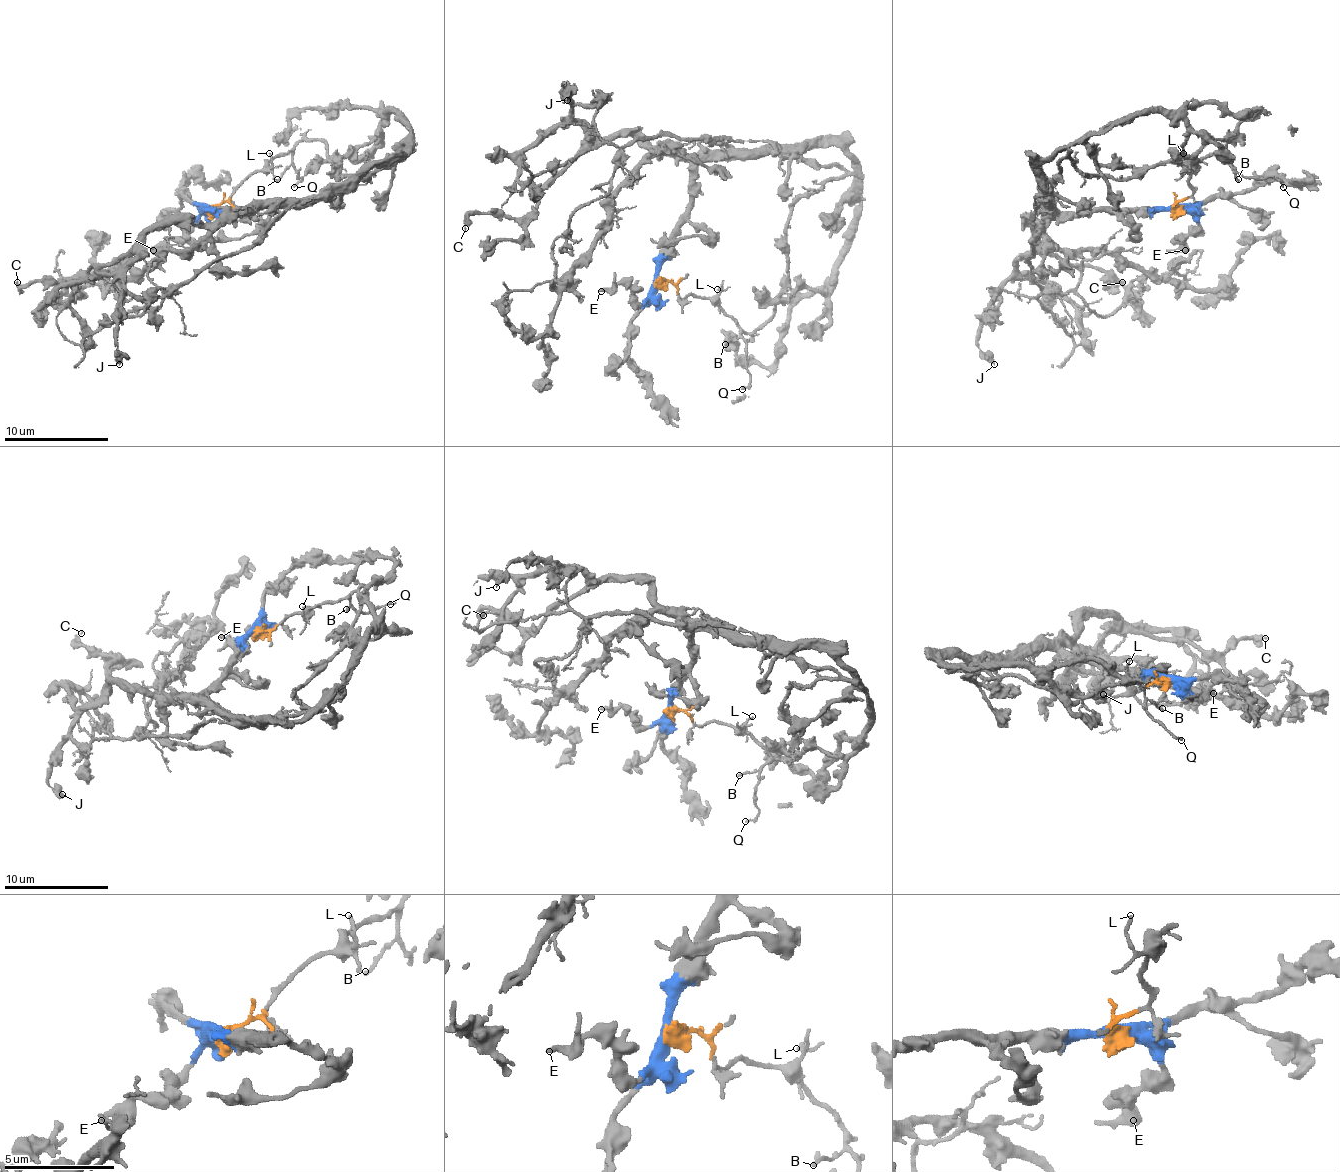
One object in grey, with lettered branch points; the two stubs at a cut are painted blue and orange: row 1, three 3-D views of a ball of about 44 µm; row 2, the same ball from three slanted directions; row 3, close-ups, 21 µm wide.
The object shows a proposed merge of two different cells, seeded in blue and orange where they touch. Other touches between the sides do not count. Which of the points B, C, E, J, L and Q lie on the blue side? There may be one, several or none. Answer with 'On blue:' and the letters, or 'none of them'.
On blue: C, E, J

